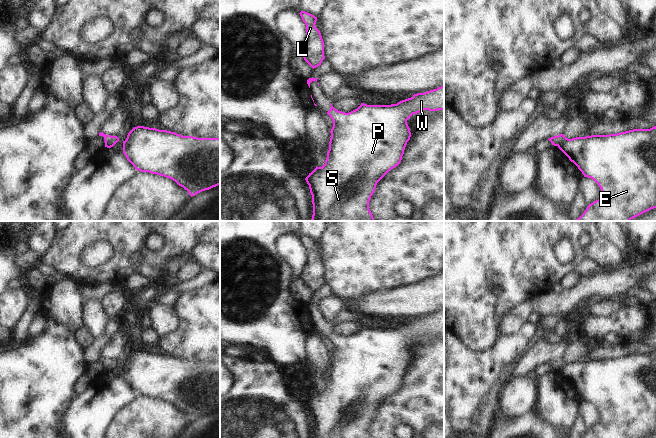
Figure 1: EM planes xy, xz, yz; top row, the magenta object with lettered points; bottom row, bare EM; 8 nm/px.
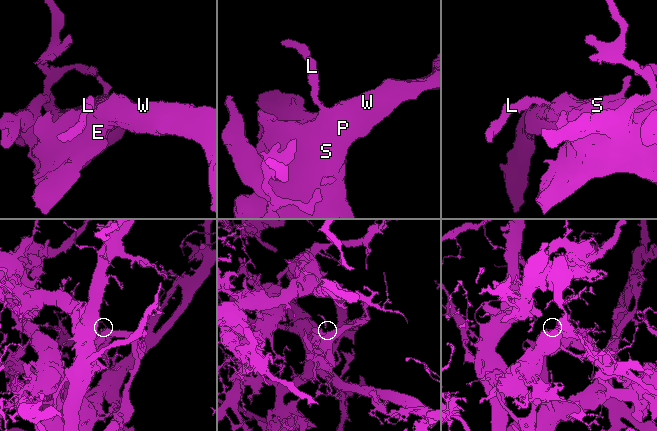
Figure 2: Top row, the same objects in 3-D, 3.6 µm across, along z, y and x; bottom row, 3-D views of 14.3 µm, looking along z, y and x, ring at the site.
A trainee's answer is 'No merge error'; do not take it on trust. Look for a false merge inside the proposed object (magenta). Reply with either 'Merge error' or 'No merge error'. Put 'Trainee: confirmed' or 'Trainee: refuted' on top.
Trainee: confirmed
No merge error.

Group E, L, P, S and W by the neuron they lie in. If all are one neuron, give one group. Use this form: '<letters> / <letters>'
E L P S W

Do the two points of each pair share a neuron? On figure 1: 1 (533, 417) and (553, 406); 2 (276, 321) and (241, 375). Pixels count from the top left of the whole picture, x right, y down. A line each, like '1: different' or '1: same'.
1: different
2: different

